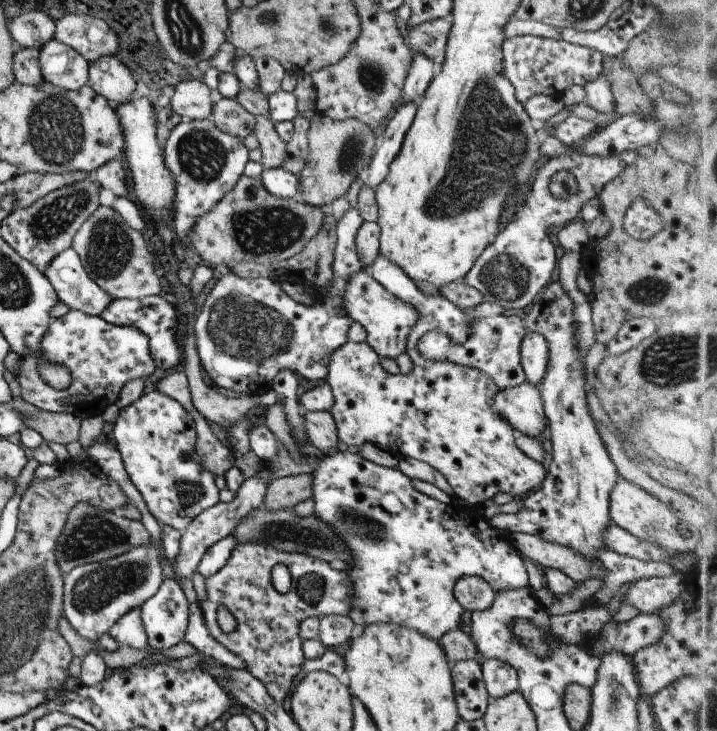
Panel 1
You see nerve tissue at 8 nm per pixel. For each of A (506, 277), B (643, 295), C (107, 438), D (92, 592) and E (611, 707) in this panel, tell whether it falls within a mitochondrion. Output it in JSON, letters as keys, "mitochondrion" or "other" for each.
{"A":"mitochondrion","B":"mitochondrion","C":"other","D":"mitochondrion","E":"mitochondrion"}

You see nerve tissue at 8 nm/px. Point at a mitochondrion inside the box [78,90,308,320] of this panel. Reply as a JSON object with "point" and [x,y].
{"point":[109,250]}

